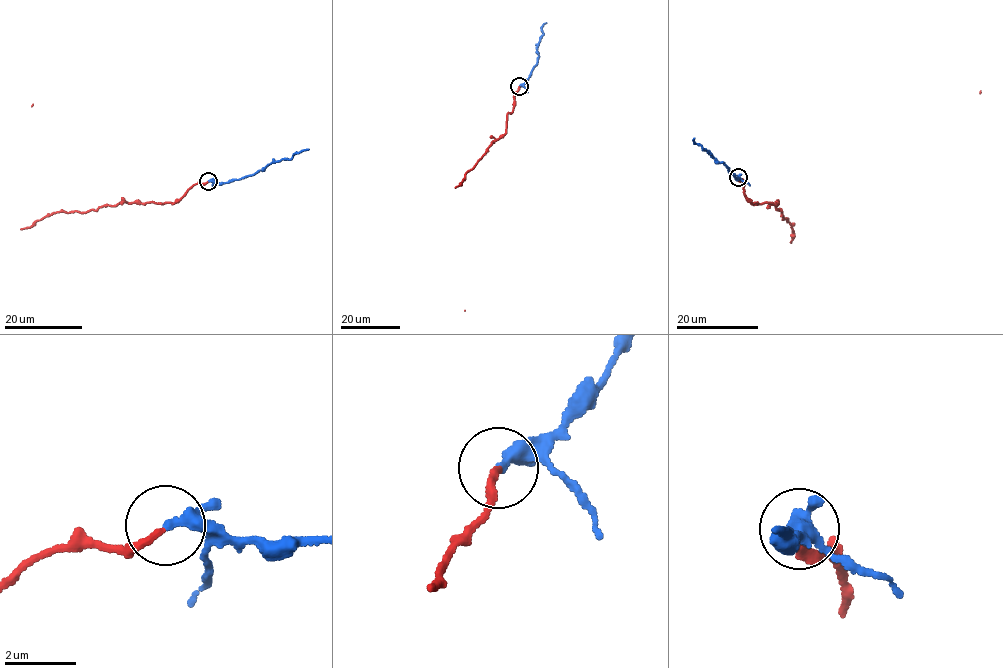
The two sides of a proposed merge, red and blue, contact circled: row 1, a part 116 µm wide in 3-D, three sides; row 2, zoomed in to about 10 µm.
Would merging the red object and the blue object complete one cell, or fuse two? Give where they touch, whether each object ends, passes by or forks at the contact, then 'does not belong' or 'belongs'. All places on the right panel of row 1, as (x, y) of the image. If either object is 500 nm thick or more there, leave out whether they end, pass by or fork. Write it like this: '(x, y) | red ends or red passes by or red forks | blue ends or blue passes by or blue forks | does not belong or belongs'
(738, 177) | red ends | blue passes by | does not belong

